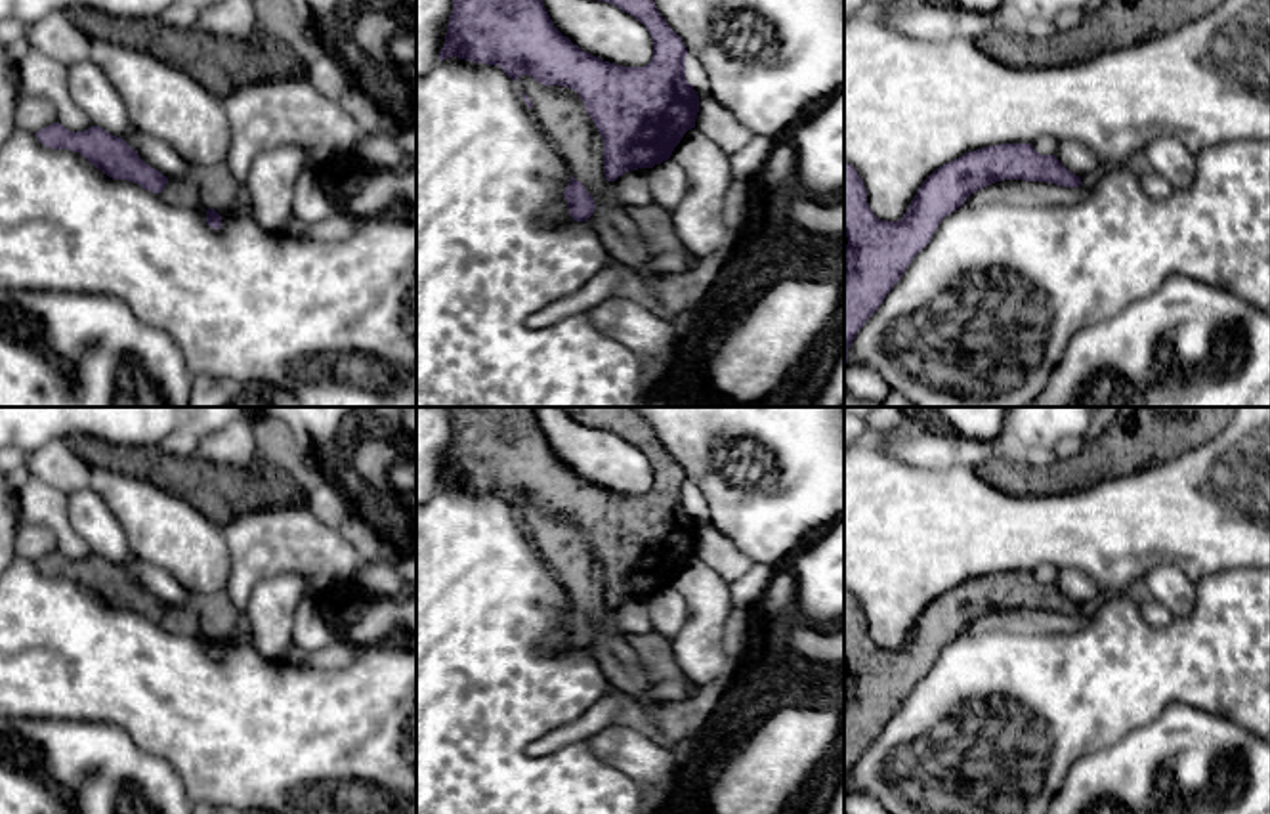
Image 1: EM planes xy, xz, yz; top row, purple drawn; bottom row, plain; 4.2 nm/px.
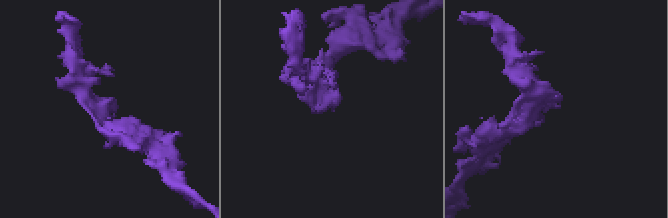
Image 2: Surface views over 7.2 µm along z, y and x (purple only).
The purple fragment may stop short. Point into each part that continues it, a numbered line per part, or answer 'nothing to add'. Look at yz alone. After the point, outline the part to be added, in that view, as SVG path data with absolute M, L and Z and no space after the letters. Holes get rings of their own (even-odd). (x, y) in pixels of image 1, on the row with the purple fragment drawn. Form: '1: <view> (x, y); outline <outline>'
nothing to add

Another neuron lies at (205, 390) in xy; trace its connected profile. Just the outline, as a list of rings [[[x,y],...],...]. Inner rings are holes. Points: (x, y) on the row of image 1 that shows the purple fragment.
[[[199,375],[191,384],[189,407],[302,407],[298,397],[277,384],[241,382]]]

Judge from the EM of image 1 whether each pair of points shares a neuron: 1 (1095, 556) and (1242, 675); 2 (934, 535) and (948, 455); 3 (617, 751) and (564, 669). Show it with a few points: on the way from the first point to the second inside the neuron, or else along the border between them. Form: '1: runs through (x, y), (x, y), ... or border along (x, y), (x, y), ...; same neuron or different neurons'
1: border along (1137, 591), (1106, 597); different neurons
2: border along (902, 459), (921, 467), (971, 467), (974, 471); different neurons
3: border along (585, 742), (600, 759), (623, 772); different neurons

